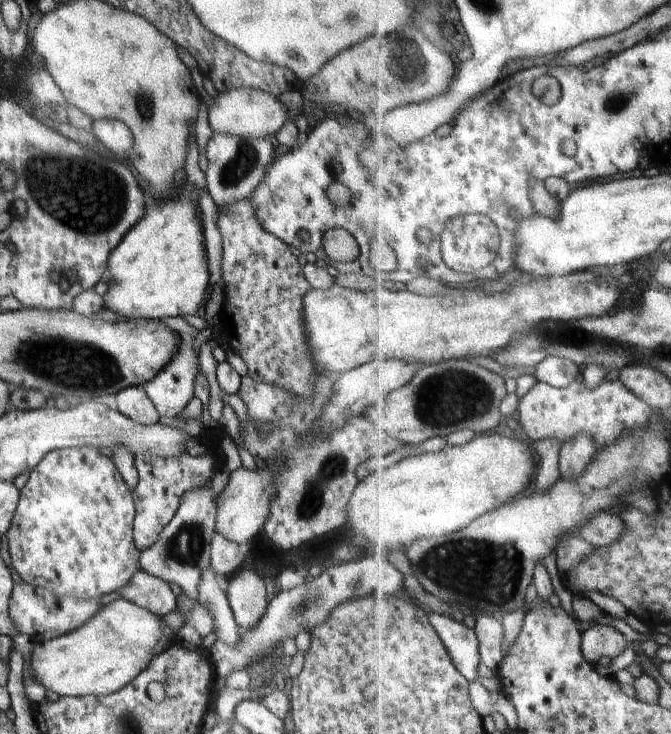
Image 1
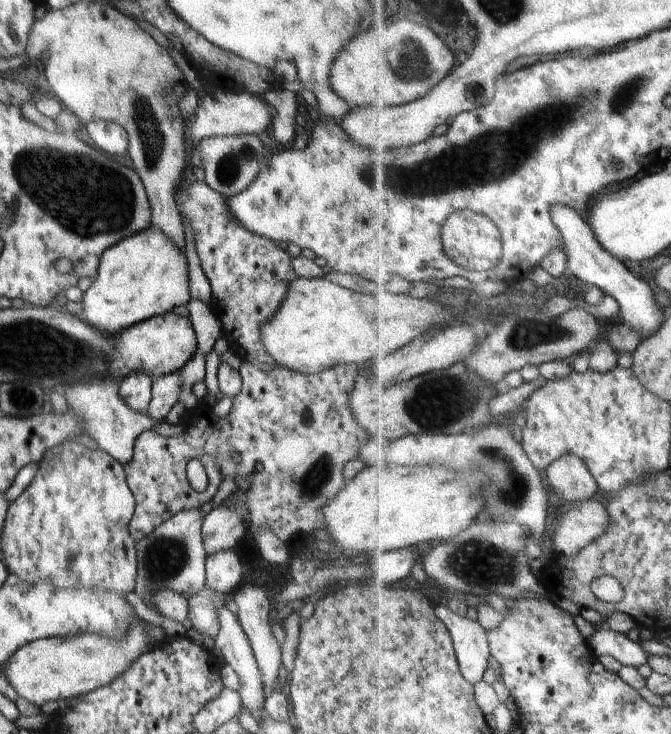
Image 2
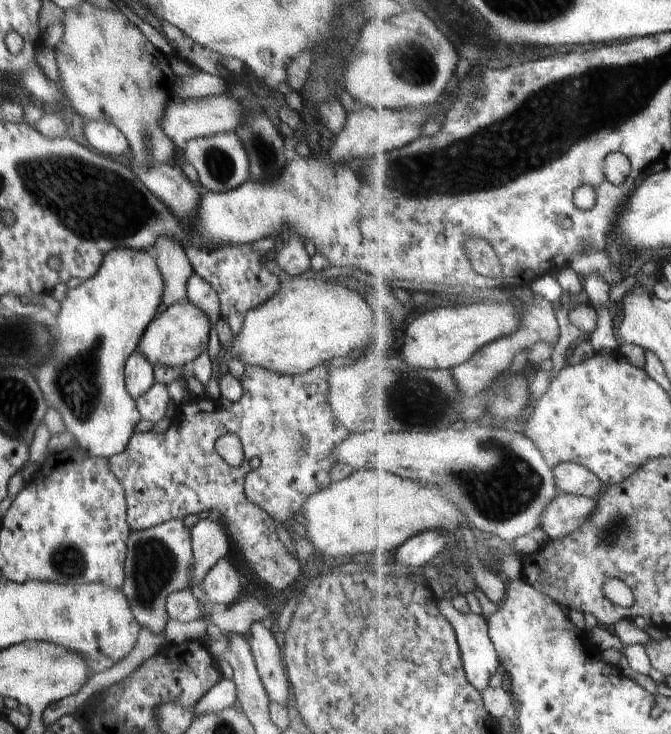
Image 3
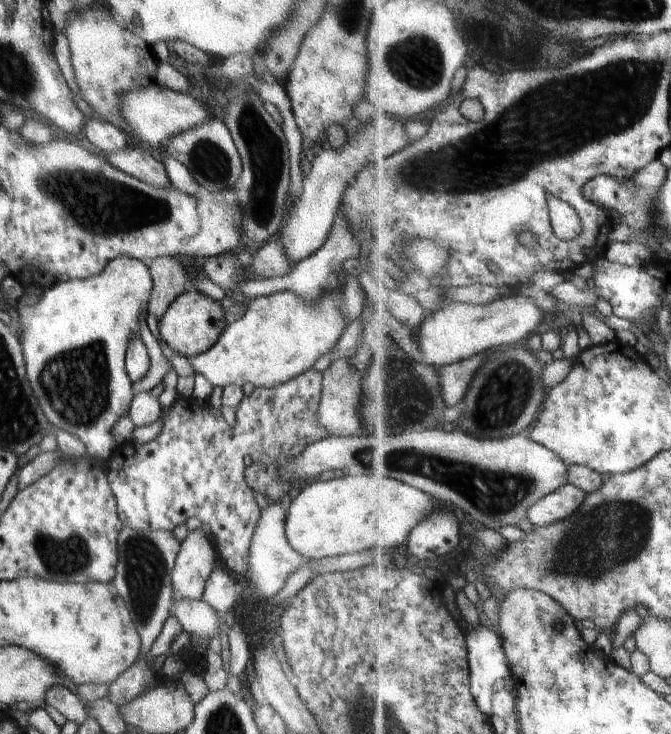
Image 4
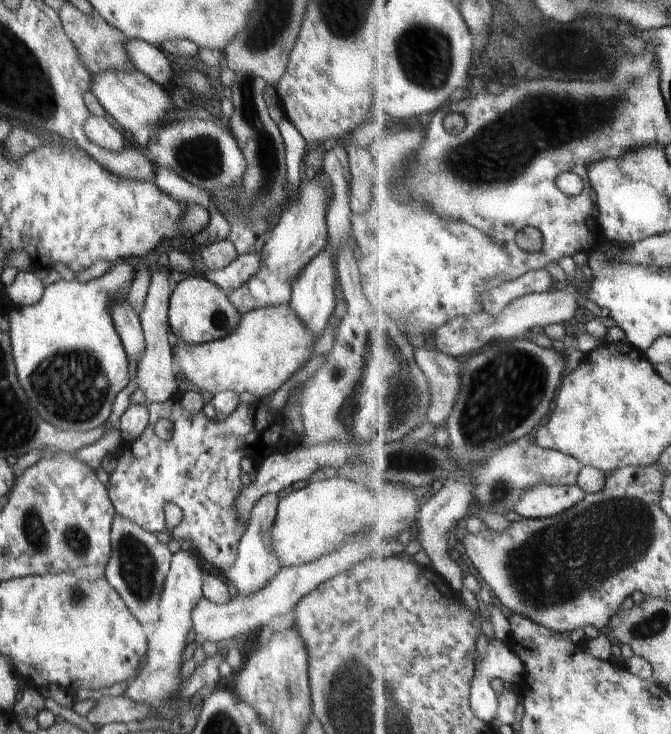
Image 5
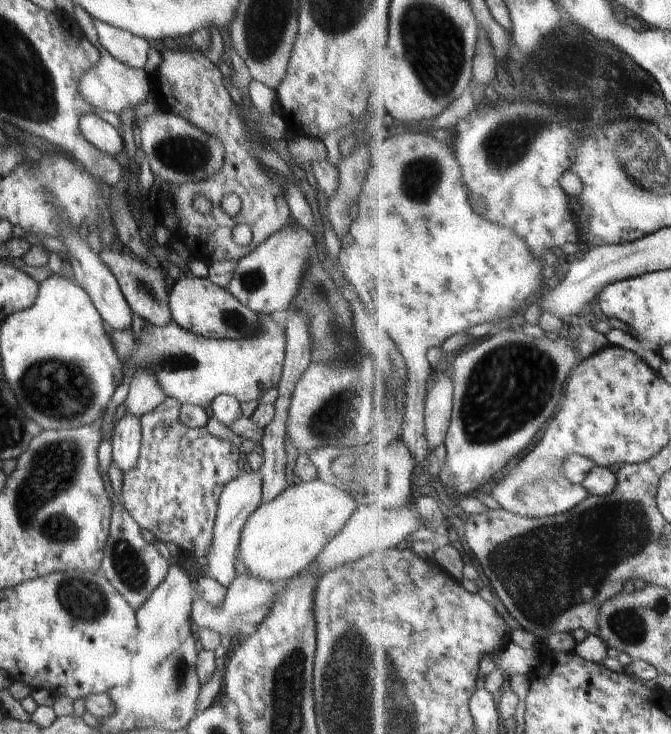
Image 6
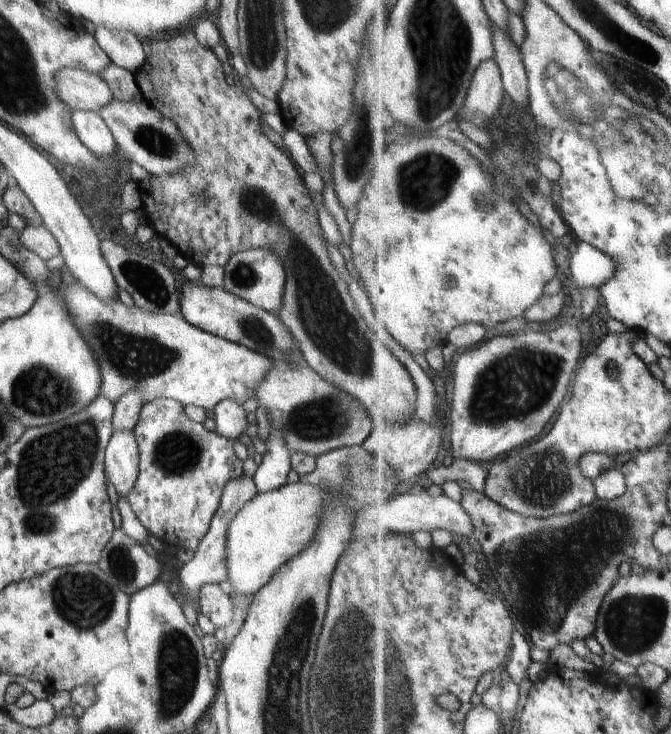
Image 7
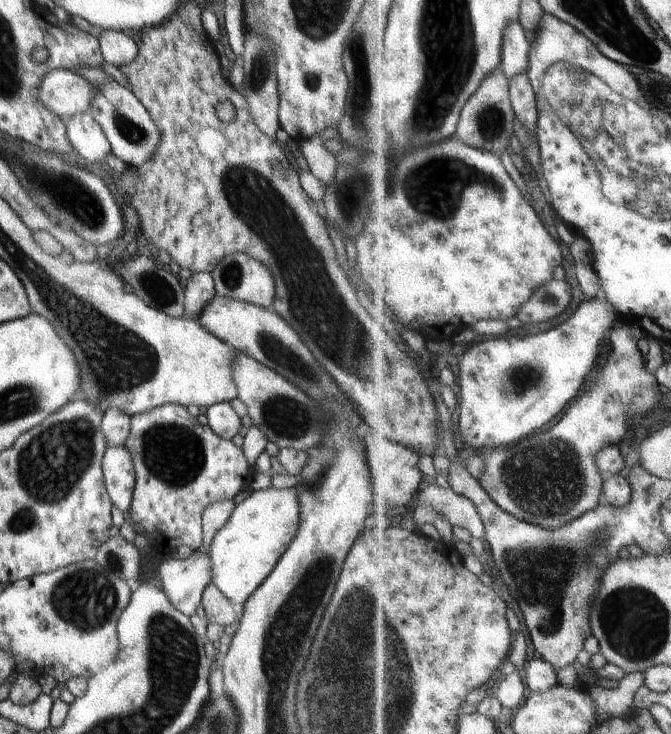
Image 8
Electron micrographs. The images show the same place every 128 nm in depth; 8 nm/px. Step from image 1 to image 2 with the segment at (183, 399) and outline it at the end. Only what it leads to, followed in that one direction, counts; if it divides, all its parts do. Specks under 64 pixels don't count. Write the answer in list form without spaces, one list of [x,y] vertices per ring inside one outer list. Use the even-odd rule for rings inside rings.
[[[172,372],[153,379],[148,416],[156,420],[165,420],[170,408],[179,402],[180,372]]]

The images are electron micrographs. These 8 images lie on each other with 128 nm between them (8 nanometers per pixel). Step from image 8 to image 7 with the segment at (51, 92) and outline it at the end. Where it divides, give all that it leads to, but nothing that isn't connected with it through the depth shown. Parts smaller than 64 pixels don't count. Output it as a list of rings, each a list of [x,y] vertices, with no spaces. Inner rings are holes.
[[[63,68],[56,72],[56,94],[72,111],[98,112],[114,100],[98,72]]]

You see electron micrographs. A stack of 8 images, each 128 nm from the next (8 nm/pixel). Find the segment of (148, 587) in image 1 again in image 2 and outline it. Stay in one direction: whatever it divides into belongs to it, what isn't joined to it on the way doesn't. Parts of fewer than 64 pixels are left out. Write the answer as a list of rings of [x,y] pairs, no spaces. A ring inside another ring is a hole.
[[[160,588],[150,596],[150,604],[155,606],[162,616],[176,620],[186,629],[192,627],[188,620],[188,597],[183,593],[168,588]]]

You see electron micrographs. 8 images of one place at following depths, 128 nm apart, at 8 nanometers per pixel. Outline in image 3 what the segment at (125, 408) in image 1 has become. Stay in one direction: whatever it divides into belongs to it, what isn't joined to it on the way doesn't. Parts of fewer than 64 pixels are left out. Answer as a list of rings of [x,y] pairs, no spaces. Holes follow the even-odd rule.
[[[134,349],[125,364],[126,392],[132,400],[144,396],[155,383],[154,368],[138,350]]]

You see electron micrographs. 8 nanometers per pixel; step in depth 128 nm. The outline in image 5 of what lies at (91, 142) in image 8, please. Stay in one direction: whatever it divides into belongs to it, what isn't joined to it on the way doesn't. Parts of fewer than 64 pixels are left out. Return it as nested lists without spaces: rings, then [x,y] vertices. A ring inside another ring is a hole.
[[[91,114],[84,122],[83,130],[86,138],[100,148],[120,152],[126,146],[126,134],[112,127],[104,118]]]

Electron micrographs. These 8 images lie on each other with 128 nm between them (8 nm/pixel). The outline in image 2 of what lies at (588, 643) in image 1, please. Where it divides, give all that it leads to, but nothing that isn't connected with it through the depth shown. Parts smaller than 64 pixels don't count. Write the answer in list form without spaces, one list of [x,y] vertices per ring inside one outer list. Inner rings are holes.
[[[598,625],[589,644],[593,645],[596,658],[603,655],[612,656],[624,666],[640,668],[649,664],[648,651],[641,642],[634,642],[626,634],[620,634],[609,625]]]

